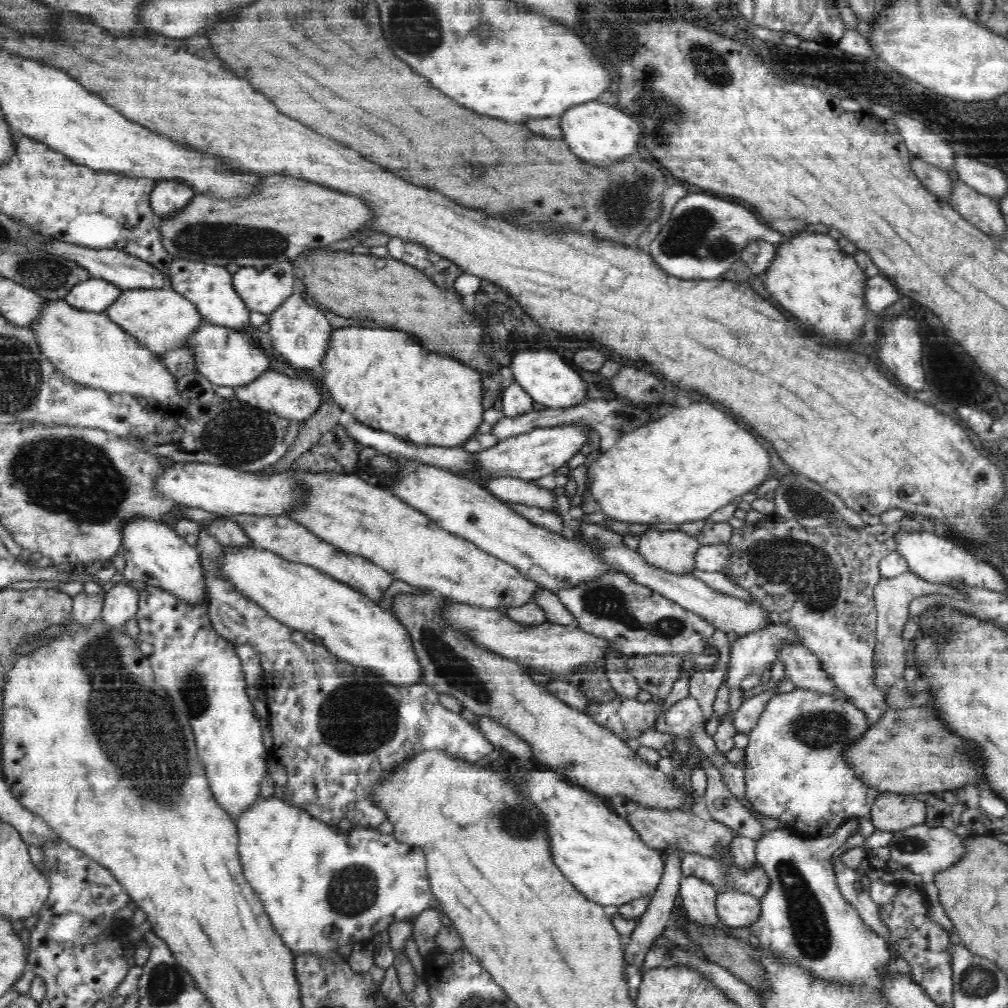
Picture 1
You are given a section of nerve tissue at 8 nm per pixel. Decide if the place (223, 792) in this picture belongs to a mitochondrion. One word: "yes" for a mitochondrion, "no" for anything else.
no

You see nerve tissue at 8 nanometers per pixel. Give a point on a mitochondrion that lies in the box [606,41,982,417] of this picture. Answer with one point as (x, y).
(696, 233)

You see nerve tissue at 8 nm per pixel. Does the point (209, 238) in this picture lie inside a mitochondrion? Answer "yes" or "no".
yes

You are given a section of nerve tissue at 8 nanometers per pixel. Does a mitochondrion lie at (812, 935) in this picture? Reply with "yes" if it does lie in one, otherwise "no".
yes

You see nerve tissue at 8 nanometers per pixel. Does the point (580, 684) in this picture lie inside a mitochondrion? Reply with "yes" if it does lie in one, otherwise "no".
no

